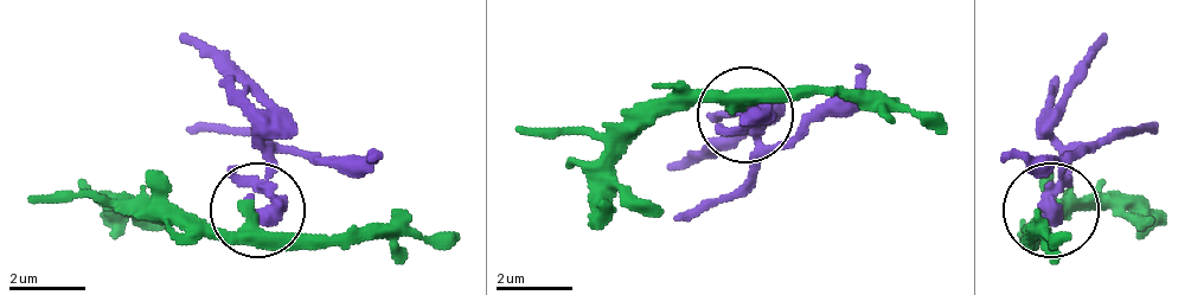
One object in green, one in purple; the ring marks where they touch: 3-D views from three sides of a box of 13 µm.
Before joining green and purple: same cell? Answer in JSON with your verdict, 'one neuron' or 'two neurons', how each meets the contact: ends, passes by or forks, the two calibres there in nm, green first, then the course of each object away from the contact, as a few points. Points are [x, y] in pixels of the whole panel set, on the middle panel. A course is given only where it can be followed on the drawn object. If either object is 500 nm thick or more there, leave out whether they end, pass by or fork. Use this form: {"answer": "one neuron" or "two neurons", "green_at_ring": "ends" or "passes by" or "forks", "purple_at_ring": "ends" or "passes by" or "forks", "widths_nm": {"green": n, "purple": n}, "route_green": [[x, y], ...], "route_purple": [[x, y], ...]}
{"answer": "two neurons", "green_at_ring": "passes by", "purple_at_ring": "forks", "widths_nm": {"green": 320, "purple": 260}, "route_green": [[743, 107], [657, 97], [589, 126], [513, 126]], "route_purple": [[743, 116], [666, 165]]}

